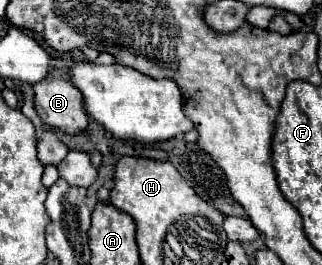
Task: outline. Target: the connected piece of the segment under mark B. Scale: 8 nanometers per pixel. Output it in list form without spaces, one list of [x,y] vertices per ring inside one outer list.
[[[51,74],[43,82],[35,86],[35,110],[43,124],[47,124],[53,132],[63,132],[67,136],[81,134],[89,118],[83,110],[81,92],[71,86],[71,82],[63,74]]]

